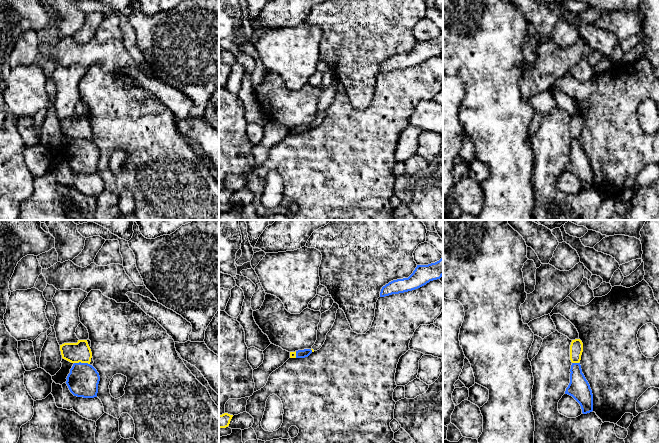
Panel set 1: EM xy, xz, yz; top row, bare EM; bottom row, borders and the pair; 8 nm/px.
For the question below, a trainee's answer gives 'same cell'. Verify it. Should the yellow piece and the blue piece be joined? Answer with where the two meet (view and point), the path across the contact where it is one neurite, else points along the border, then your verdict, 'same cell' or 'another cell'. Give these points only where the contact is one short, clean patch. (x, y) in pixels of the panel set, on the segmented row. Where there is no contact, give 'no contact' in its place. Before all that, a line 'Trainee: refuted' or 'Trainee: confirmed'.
Trainee: refuted
contact xy (82, 362); another cell

